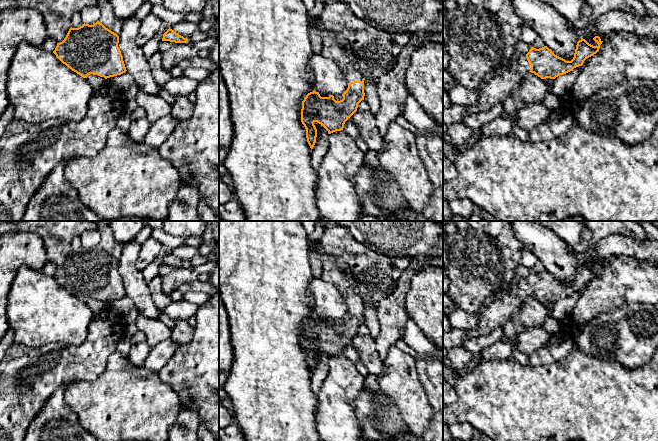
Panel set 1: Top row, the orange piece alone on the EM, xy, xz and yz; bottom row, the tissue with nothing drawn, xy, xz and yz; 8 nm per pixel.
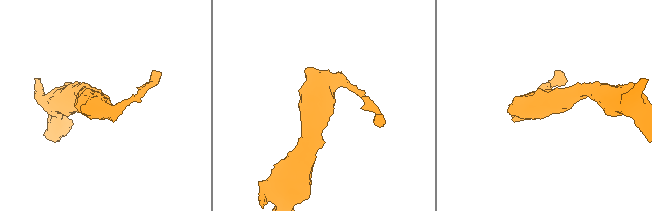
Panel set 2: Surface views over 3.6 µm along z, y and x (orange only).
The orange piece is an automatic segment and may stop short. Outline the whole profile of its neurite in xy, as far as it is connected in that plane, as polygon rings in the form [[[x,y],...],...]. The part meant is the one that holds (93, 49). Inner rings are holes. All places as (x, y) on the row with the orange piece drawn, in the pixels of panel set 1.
[[[97,21],[93,25],[84,23],[78,28],[71,27],[64,40],[57,43],[53,53],[63,64],[83,78],[93,74],[107,79],[127,71],[118,43],[119,36]]]

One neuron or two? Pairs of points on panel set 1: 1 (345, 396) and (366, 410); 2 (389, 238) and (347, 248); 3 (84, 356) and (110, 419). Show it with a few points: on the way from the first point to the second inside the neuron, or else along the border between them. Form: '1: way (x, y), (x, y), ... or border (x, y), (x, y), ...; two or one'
1: border (363, 385), (354, 403), (354, 413), (359, 425); two
2: border (348, 231), (357, 241), (382, 255); two
3: border (107, 360), (105, 369), (95, 379), (71, 383); two

